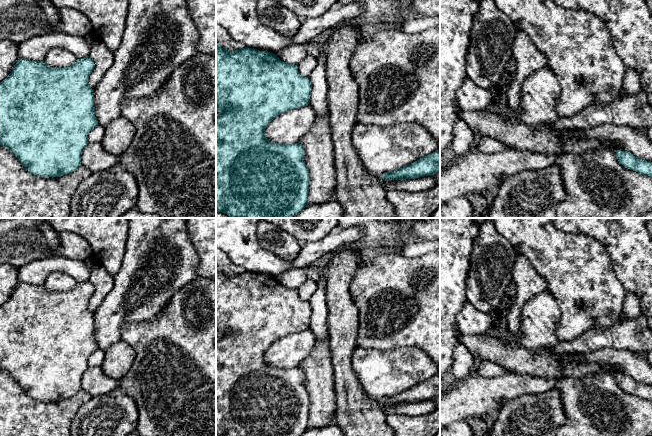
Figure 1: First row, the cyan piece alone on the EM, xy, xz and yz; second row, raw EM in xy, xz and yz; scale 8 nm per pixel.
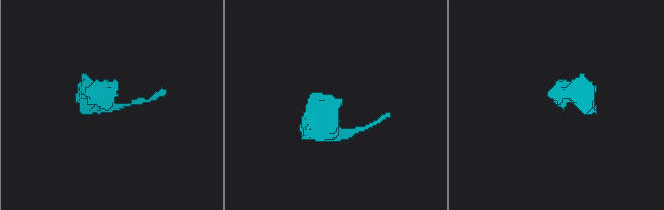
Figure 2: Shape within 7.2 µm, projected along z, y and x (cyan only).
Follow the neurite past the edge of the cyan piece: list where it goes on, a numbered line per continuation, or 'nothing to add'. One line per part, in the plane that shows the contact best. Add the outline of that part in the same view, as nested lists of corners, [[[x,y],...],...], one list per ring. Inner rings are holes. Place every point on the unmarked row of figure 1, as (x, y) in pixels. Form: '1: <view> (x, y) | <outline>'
nothing to add

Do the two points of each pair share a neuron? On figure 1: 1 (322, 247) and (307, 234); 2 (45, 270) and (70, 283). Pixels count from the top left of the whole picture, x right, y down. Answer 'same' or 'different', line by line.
1: different
2: different

